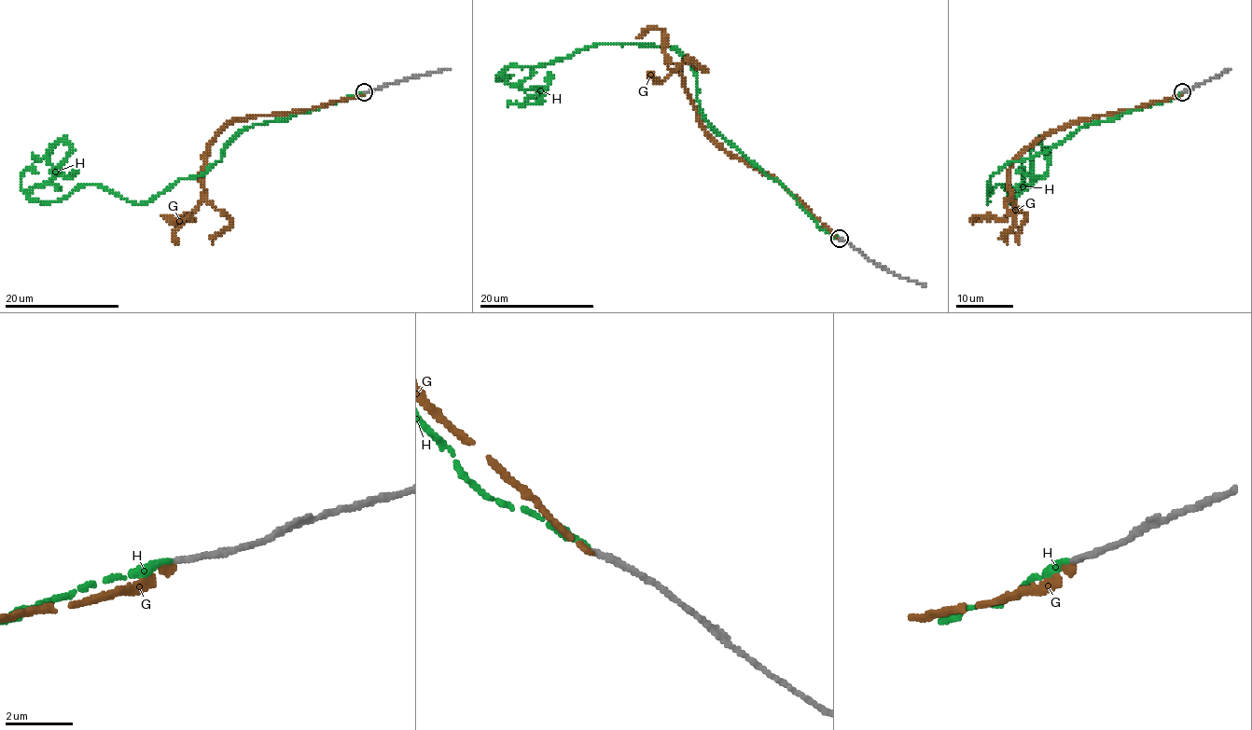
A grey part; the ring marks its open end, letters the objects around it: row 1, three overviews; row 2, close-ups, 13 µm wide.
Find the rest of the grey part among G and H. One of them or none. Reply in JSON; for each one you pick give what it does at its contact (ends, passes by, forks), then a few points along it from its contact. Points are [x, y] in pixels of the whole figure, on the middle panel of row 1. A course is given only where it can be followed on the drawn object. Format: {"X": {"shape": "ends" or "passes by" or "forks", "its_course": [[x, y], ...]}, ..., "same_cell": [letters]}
{"H": {"shape": "ends", "its_course": [[839, 239], [718, 132], [674, 48], [593, 44], [504, 71], [544, 89], [523, 103], [539, 98], [547, 71]]}, "same_cell": ["H"]}

